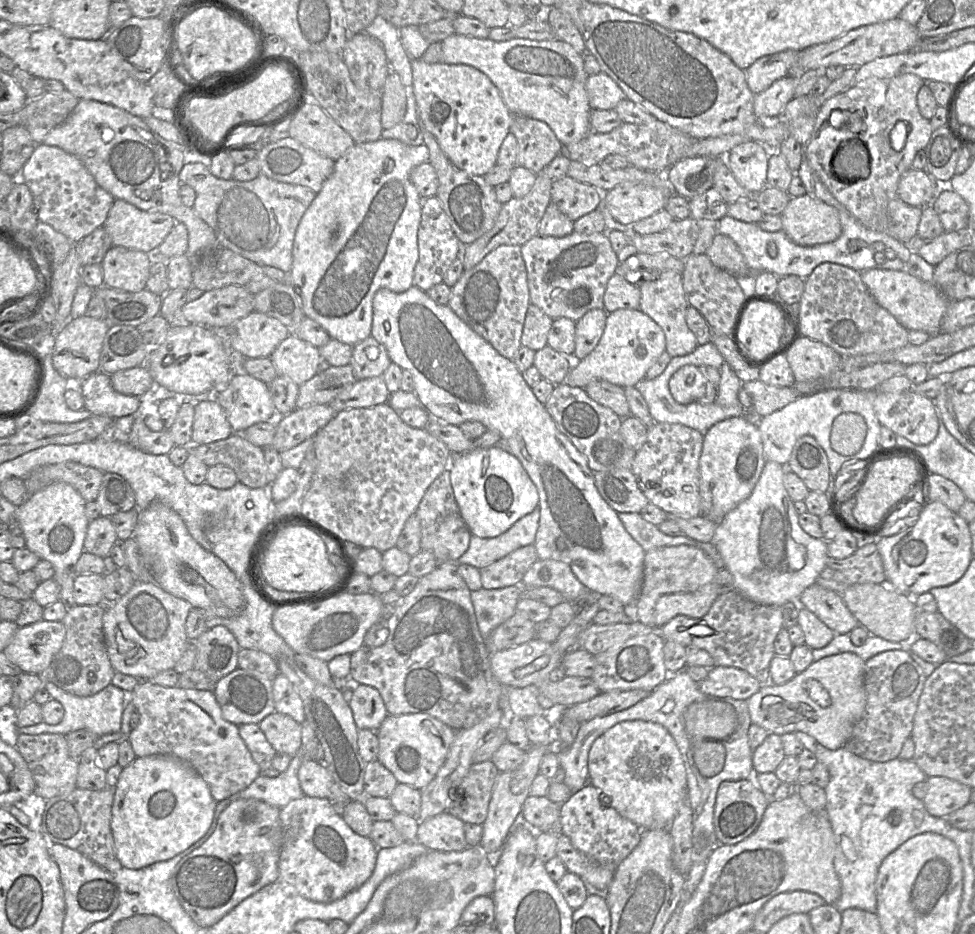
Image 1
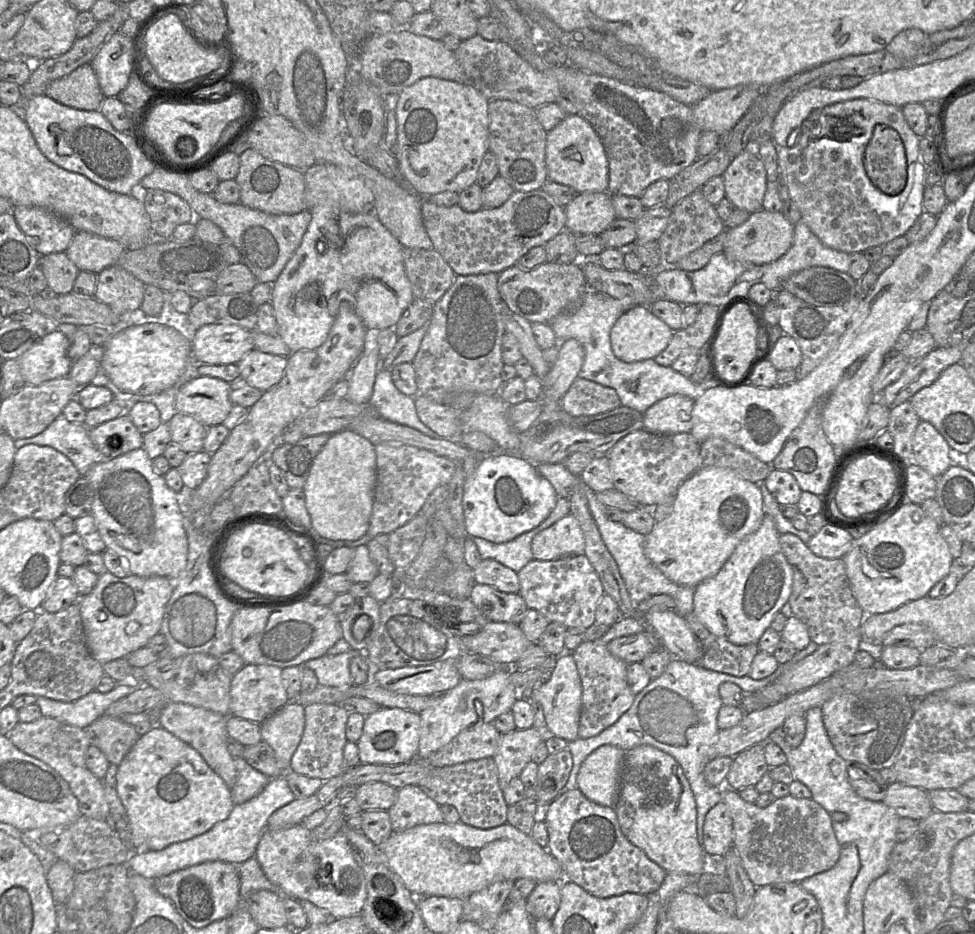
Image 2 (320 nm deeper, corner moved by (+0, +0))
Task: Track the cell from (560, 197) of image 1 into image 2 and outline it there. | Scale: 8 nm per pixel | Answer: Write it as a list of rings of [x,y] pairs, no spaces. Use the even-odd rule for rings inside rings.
[[[542,189],[517,192],[498,208],[466,212],[459,205],[438,206],[422,200],[422,220],[433,249],[449,264],[455,275],[500,273],[514,266],[529,250],[544,246],[565,230],[564,207]]]

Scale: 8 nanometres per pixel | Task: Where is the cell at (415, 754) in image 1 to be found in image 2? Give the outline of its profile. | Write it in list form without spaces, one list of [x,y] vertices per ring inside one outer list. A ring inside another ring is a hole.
[[[381,707],[365,719],[363,733],[357,743],[360,763],[398,765],[410,762],[418,753],[420,726],[420,714],[417,712]]]

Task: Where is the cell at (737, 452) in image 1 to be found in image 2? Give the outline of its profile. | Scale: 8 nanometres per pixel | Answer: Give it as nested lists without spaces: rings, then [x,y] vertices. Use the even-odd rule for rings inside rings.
[[[700,467],[679,486],[673,510],[645,536],[645,554],[671,581],[696,587],[715,576],[737,545],[760,527],[765,516],[758,484],[724,467]]]

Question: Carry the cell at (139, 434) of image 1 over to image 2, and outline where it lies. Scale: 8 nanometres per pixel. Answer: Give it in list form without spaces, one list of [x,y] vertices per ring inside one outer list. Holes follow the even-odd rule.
[[[126,414],[89,429],[95,447],[113,458],[141,448],[143,436]]]

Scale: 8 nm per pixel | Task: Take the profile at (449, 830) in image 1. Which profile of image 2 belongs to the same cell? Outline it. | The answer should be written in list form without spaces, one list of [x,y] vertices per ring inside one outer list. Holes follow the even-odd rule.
[[[418,785],[398,789],[396,802],[388,810],[393,832],[403,832],[422,824],[443,823],[440,807]]]

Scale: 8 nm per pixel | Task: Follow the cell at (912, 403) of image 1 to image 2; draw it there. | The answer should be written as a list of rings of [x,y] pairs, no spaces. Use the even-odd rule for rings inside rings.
[[[921,420],[912,438],[912,460],[908,462],[914,462],[925,469],[933,477],[939,478],[951,466],[949,451],[950,446],[941,433],[930,422]]]

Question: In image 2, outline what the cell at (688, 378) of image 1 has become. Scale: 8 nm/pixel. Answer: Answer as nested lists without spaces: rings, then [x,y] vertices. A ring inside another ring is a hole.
[[[675,394],[657,401],[643,414],[643,429],[657,434],[690,432],[693,399]]]

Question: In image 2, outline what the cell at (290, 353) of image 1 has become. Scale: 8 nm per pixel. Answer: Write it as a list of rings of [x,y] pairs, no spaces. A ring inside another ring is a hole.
[[[251,350],[238,363],[240,377],[248,385],[266,392],[278,384],[287,366],[288,358]]]

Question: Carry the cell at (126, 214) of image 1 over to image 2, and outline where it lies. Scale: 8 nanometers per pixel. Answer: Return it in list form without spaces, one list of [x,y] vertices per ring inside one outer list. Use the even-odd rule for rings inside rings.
[[[76,232],[65,253],[79,271],[96,275],[117,263],[126,248],[118,241],[88,232]]]

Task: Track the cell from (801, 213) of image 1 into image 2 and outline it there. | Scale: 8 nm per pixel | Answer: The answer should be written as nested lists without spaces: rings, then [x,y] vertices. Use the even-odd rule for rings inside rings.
[[[763,208],[752,212],[749,218],[739,226],[726,230],[723,253],[733,261],[753,264],[766,264],[783,256],[791,247],[794,225],[781,212],[769,212]]]

